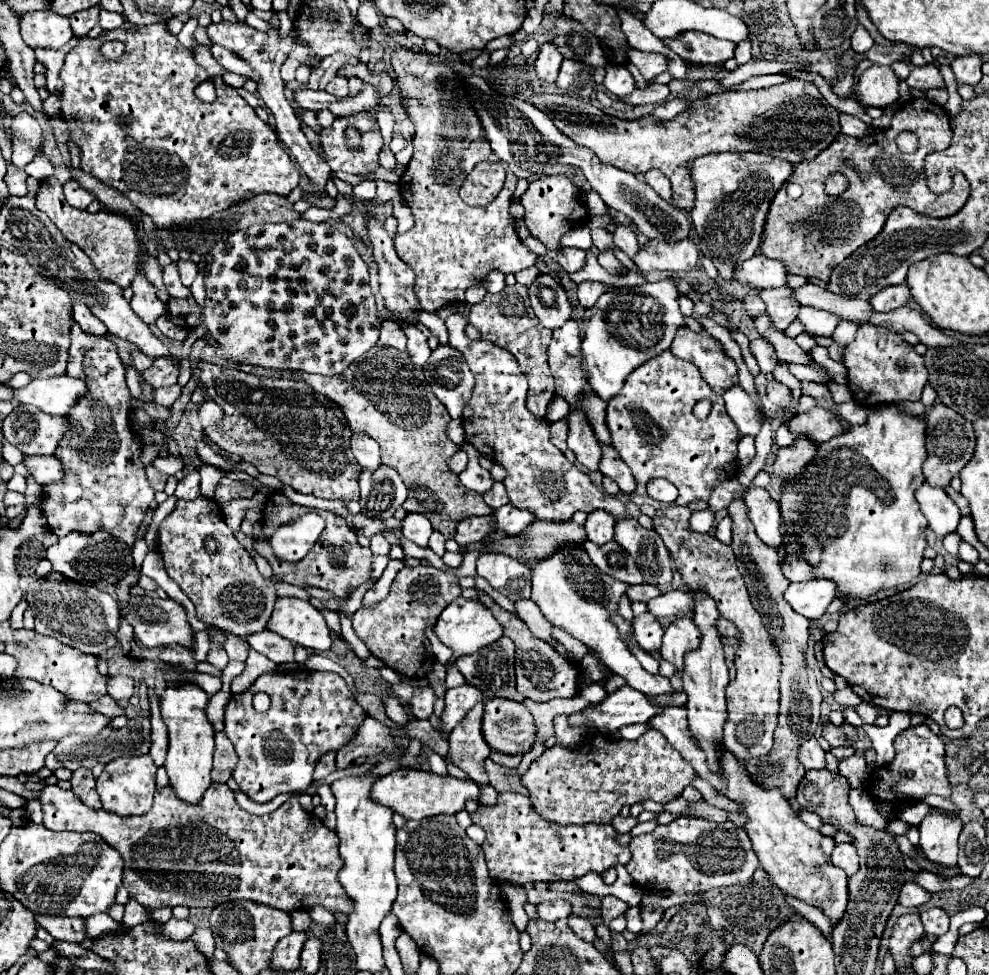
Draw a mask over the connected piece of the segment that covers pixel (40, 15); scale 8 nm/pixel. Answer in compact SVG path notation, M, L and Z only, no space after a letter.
M27 12L21 16L21 36L25 44L35 48L63 48L71 38L73 30L69 18L55 16L53 12Z

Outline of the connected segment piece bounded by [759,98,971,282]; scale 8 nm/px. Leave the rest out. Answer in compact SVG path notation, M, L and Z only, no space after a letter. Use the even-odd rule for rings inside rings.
M911 98L905 108L895 112L889 128L879 130L871 136L875 136L875 142L867 144L867 140L863 138L841 134L813 160L803 160L799 166L795 166L787 184L799 184L803 188L803 194L793 200L787 196L787 184L783 184L771 200L763 228L763 240L759 246L759 252L763 256L781 260L789 274L815 276L827 282L831 270L839 262L843 262L851 252L879 234L887 220L887 212L891 212L895 204L901 202L915 212L931 218L953 216L965 206L971 188L967 178L959 170L951 170L953 188L945 194L937 196L925 186L923 158L929 152L945 150L951 144L949 114L943 106L927 98ZM903 130L911 130L919 136L919 150L911 156L901 154L893 140L895 134ZM845 160L849 160L849 166L843 164ZM833 172L841 172L849 180L847 190L841 192L841 200L839 196L829 196L825 192L825 180Z

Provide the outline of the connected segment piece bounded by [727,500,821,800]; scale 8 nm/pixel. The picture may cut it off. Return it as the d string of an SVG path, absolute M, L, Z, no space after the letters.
M733 500L731 506L727 508L731 518L733 518L733 542L731 542L731 548L737 556L737 566L739 566L739 572L747 584L747 590L751 594L751 602L755 606L755 610L761 614L763 618L763 626L767 628L773 644L777 646L779 650L779 656L781 656L781 710L779 710L779 726L775 730L775 744L771 748L771 752L767 756L761 756L761 758L755 758L755 760L747 760L747 770L751 772L751 776L755 780L759 780L759 784L767 784L767 786L777 786L781 788L781 792L793 800L795 798L795 790L797 790L797 784L799 780L803 778L805 774L805 768L799 764L797 760L797 744L799 740L805 740L807 736L813 736L815 730L817 730L817 724L819 724L819 706L821 706L821 690L819 690L819 684L815 680L815 672L807 666L807 646L809 646L809 620L805 616L799 616L791 606L789 602L783 598L783 592L787 590L789 586L789 580L781 574L781 562L779 562L779 554L777 554L777 548L771 548L767 544L763 544L757 536L755 536L755 530L751 528L751 522L747 520L747 506L743 504L743 500Z

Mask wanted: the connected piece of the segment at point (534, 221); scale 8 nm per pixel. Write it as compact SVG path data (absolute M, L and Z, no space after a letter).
M541 176L533 180L521 196L521 204L525 208L525 224L529 232L539 238L547 250L559 250L559 240L567 230L587 226L589 222L589 210L579 200L579 188L567 176Z

